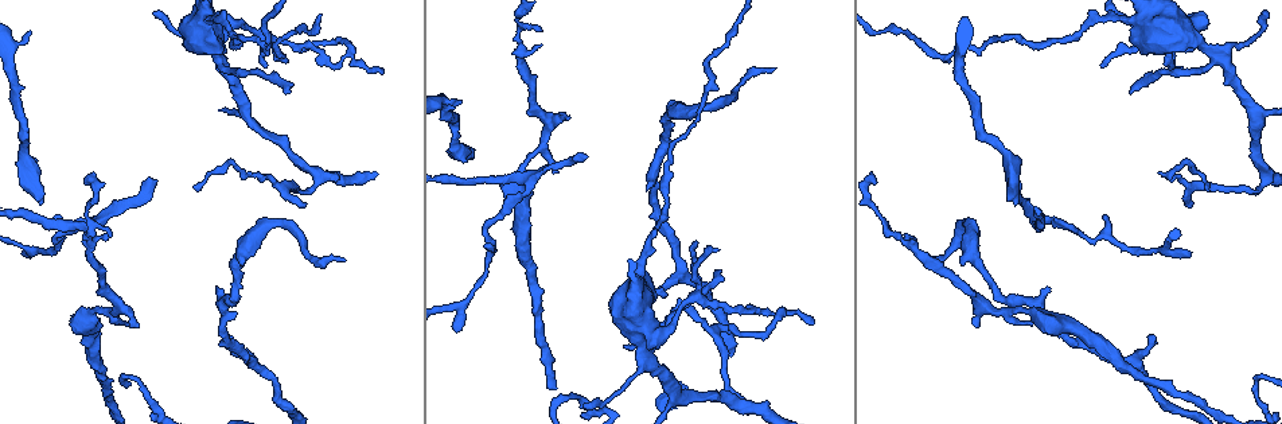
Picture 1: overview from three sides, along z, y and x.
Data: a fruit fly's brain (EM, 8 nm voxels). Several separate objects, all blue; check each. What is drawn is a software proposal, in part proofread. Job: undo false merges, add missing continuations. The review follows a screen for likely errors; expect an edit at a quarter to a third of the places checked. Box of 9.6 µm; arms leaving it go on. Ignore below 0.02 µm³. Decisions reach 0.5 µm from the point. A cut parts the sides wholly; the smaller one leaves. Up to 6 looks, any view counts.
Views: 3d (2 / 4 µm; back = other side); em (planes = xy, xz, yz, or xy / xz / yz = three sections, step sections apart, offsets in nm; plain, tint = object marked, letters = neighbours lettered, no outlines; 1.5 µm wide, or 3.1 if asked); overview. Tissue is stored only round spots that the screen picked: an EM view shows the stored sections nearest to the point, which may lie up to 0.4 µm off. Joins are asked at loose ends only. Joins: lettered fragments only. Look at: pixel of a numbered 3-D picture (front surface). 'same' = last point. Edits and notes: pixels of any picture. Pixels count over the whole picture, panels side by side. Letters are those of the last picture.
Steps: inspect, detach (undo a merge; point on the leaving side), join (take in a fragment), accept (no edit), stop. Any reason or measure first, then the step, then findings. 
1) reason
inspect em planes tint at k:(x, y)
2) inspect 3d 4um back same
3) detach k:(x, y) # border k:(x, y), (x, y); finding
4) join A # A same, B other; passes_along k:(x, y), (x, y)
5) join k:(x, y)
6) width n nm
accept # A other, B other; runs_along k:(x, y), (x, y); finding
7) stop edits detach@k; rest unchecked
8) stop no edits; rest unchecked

an open end
inspect em planes letters at 1:(587, 156)

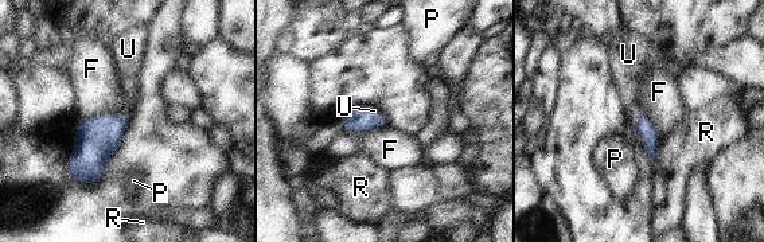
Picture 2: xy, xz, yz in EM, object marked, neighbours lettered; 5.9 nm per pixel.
join U # F other, P other, R other, U same; passes_along 2:(96, 140), (121, 116), (129, 75); the neuron continues

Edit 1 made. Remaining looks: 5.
free end
inspect em xy step 8 plain at 1:(31, 33)

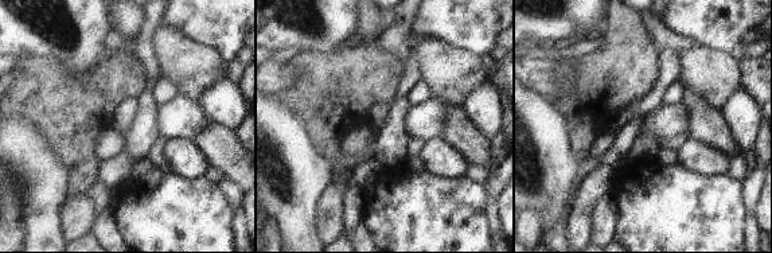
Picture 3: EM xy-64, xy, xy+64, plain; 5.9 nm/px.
where the object lies
inspect em xy step 8 tint same

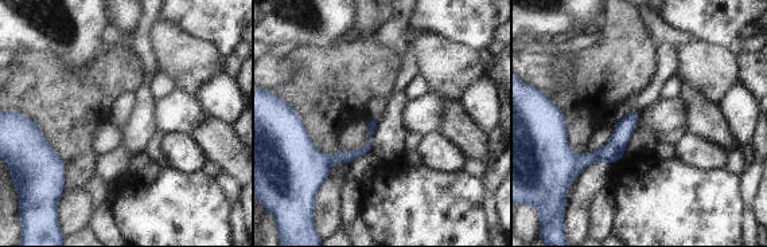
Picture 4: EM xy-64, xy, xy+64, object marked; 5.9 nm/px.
inspect em xy step 8 letters same

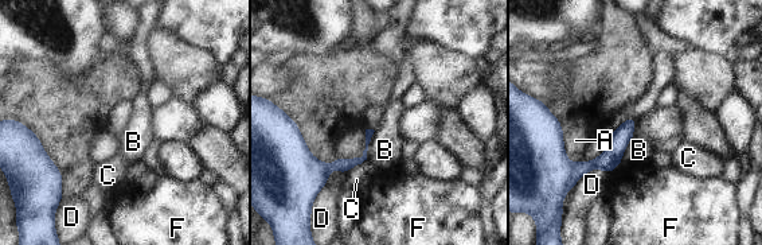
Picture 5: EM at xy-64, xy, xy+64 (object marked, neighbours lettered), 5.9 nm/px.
accept # A other, B other, C other, D other, F other; no lettered fragment goes on from it

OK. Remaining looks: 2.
branch stops here
inspect em planes letters at 1:(973, 325)

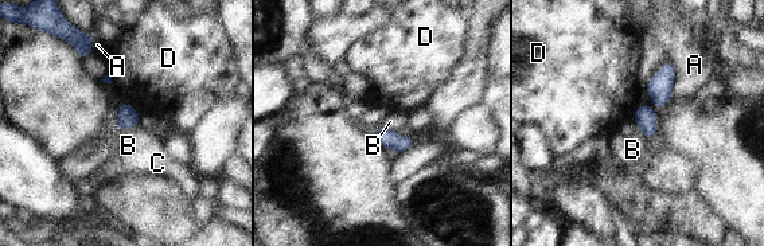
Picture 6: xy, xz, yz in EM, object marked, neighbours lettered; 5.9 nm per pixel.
accept # A other, B other, C other, D other; none of them fits

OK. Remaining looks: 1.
stop edits join@2; rest unchecked

